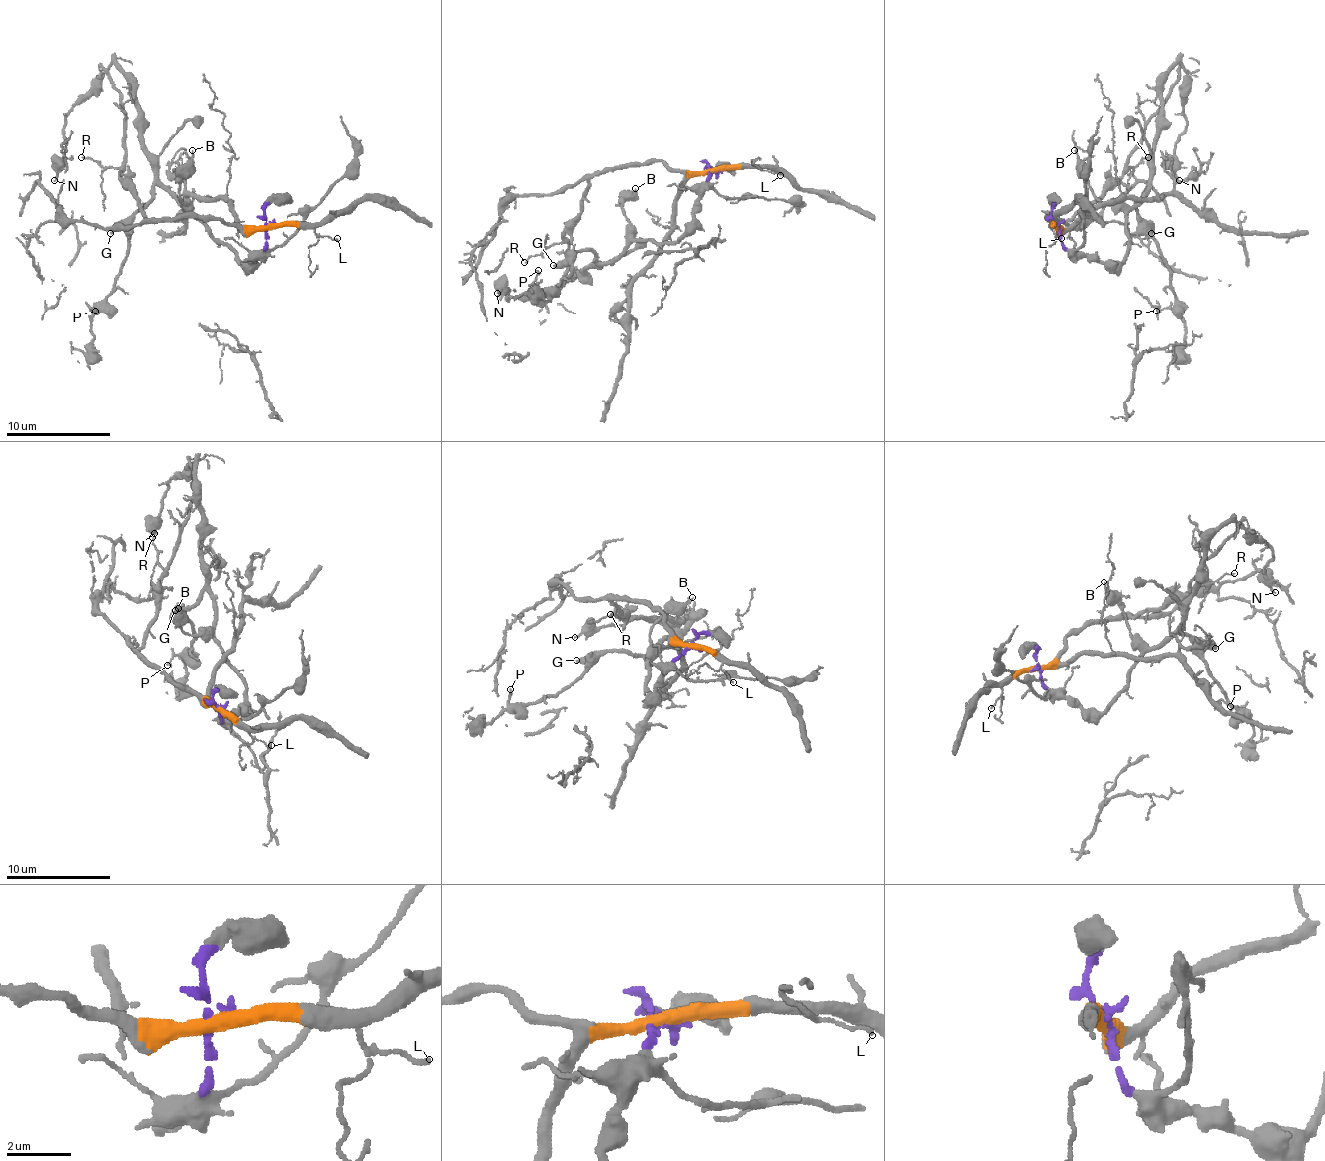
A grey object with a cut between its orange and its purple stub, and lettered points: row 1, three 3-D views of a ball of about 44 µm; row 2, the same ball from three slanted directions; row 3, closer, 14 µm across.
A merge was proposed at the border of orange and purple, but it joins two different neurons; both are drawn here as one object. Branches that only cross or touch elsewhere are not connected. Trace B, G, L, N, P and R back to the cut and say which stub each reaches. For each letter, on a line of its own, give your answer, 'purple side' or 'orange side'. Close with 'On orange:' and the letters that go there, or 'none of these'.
B: purple side
G: purple side
L: orange side
N: purple side
P: purple side
R: orange side
On orange: L, R

